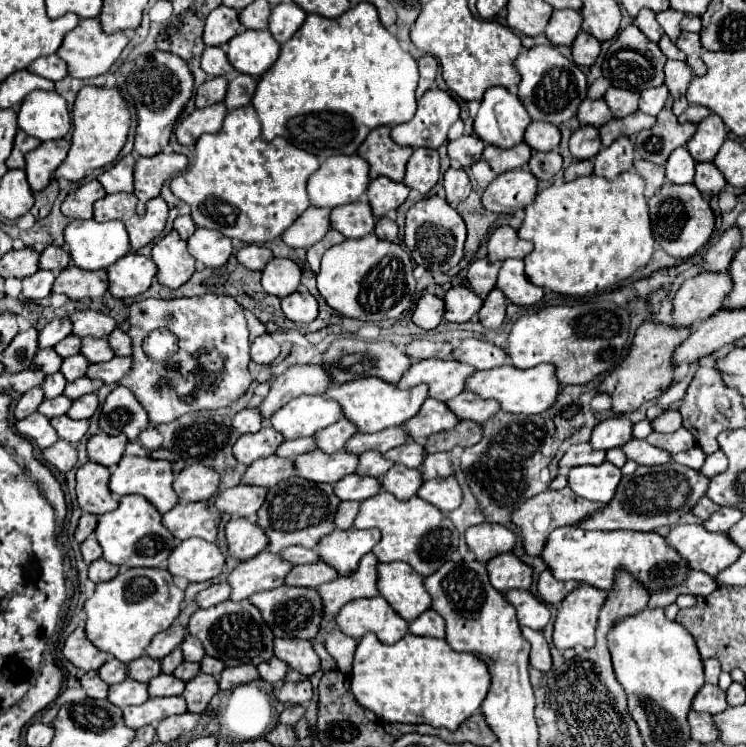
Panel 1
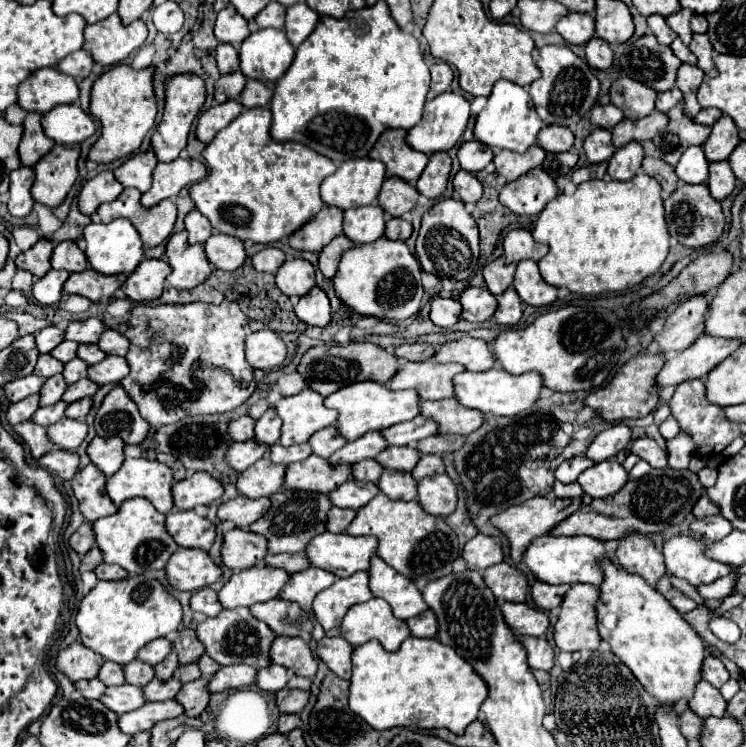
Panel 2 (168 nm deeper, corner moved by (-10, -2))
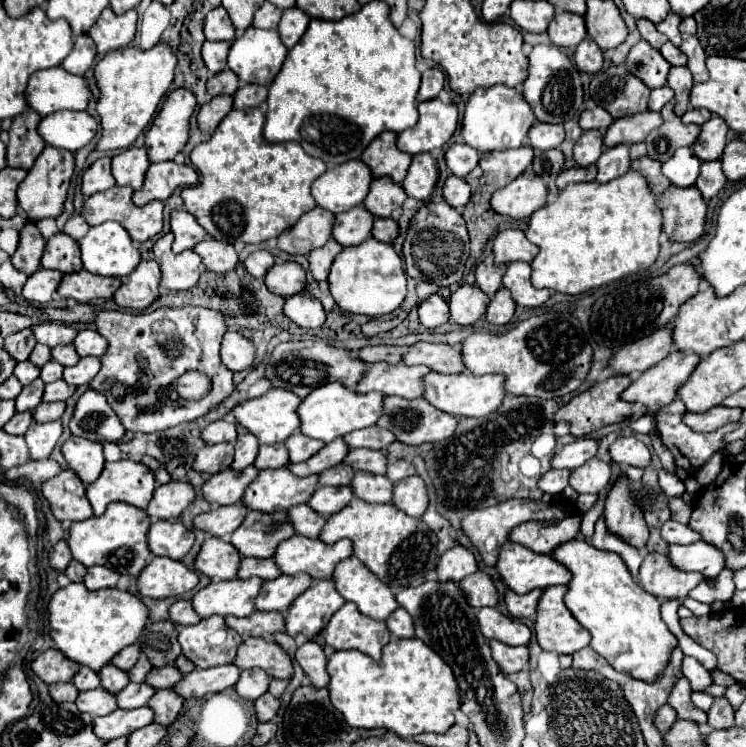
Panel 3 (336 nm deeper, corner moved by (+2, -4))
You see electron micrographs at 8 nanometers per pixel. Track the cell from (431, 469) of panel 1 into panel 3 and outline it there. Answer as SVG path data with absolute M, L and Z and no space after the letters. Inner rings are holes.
M390 459L390 461L388 461L386 475L388 475L388 479L394 481L394 483L400 481L400 479L404 479L404 477L410 477L410 475L414 475L414 473L416 473L414 465L408 463L406 459Z

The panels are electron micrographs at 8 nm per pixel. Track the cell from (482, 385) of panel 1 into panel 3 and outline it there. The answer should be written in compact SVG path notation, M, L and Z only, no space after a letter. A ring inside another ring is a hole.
M430 371L428 377L424 377L424 399L428 399L436 409L450 413L450 415L460 415L460 417L484 417L492 411L496 411L504 399L504 377L502 375L470 375L470 373L460 373L460 375L440 375L436 371Z

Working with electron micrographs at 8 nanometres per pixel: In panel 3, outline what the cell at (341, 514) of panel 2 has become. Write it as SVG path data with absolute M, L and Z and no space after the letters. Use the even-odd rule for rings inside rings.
M296 505L296 507L288 509L288 517L292 519L292 527L296 529L296 535L300 533L310 539L316 539L326 523L326 519L322 515L318 515L316 511L308 509L308 505Z

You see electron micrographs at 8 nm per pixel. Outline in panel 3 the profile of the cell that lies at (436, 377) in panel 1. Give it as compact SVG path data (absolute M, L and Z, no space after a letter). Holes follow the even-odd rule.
M372 363L354 391L370 393L378 391L384 395L398 395L404 399L422 397L422 377L428 373L428 367L408 367L404 363Z

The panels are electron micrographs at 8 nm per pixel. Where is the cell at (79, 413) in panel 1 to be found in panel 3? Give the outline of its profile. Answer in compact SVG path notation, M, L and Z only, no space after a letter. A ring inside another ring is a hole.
M62 401L56 403L40 403L36 411L32 411L32 417L36 423L46 423L46 421L58 421L60 415L64 413L66 405Z

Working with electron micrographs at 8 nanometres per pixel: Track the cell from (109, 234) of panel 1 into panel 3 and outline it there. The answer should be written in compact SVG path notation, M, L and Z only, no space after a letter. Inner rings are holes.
M102 223L96 227L90 227L88 235L78 241L82 249L82 261L84 267L94 275L108 275L108 277L124 277L132 273L140 263L140 251L132 243L128 231L120 223Z

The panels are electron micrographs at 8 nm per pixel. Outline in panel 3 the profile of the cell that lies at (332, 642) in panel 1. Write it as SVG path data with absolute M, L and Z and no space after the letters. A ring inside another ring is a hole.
M308 641L296 651L296 663L304 669L306 677L310 679L312 687L320 689L328 685L328 673L326 673L326 655L324 649L316 641Z

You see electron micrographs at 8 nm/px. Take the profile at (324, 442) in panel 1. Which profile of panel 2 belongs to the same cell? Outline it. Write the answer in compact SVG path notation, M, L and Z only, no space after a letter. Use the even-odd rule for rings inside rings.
M324 427L320 431L316 431L310 441L312 451L324 459L328 459L334 451L338 451L340 447L344 447L346 439L340 435L340 431L336 431L336 427Z

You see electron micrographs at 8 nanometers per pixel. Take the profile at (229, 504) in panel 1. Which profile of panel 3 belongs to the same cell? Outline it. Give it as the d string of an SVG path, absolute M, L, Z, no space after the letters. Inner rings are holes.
M242 503L228 505L228 507L216 507L208 513L200 513L194 519L194 527L202 529L214 537L226 539L226 535L230 535L244 521L246 513L248 513L248 509Z

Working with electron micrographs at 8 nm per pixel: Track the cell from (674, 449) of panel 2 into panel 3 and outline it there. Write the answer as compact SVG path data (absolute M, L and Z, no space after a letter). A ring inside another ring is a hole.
M660 469L660 473L658 473L658 485L660 485L660 491L666 497L682 497L684 491L686 491L684 483L676 475L672 475L672 473L664 471L664 469Z

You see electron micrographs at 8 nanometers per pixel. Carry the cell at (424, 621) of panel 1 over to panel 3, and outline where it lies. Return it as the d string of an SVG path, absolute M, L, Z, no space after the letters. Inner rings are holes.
M398 607L390 617L388 617L388 631L396 637L414 637L414 625L412 625L412 617Z

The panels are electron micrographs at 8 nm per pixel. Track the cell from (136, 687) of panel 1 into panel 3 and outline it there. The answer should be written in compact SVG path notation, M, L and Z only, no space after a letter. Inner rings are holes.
M102 687L80 693L74 703L76 703L76 707L78 707L82 713L90 713L92 717L108 715L108 713L112 713L114 709L118 709L116 697L114 697L112 693L108 693L106 689L102 689Z

